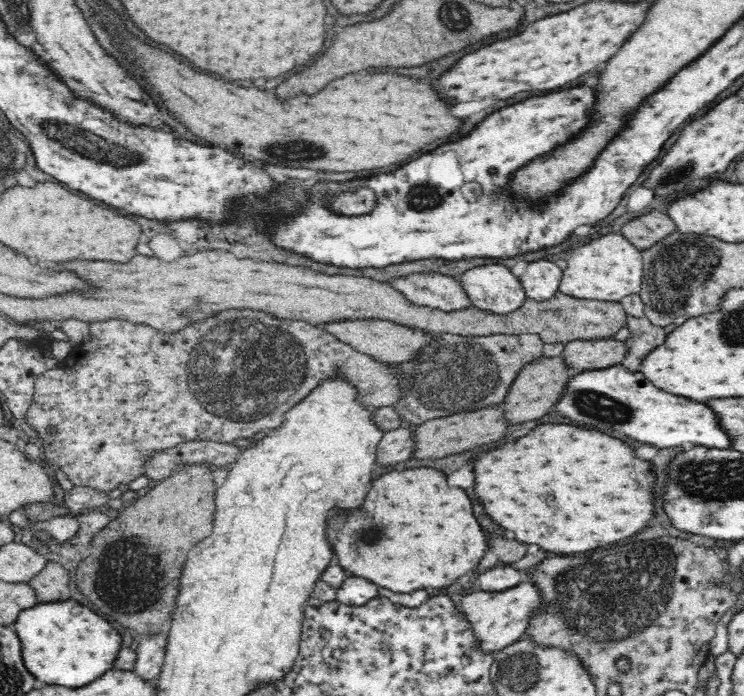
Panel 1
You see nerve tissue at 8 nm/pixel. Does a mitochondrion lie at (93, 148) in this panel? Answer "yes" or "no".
yes

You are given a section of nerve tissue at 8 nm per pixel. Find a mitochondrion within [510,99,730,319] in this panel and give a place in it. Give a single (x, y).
(676, 266)

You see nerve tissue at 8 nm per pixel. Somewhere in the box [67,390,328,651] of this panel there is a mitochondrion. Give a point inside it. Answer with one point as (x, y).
(126, 581)

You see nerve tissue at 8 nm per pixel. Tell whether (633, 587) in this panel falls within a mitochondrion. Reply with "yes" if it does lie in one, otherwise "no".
yes

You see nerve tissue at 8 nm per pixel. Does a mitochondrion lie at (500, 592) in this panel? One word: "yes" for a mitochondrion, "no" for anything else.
no

